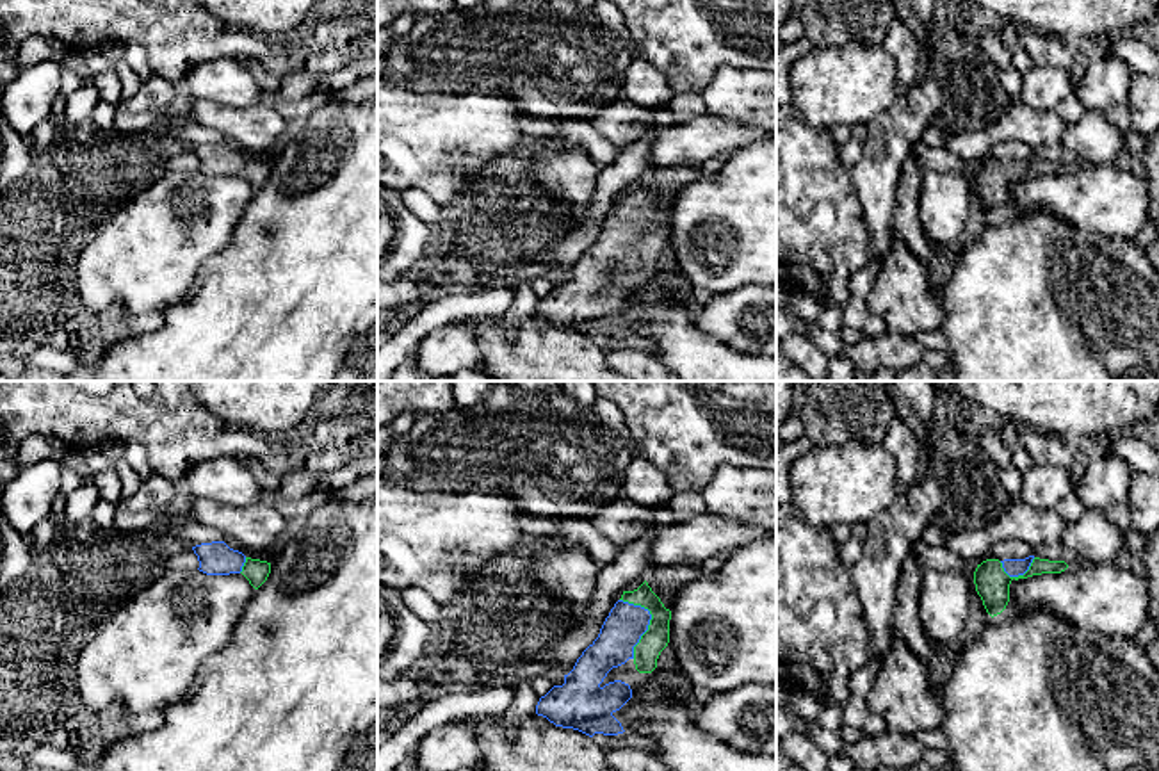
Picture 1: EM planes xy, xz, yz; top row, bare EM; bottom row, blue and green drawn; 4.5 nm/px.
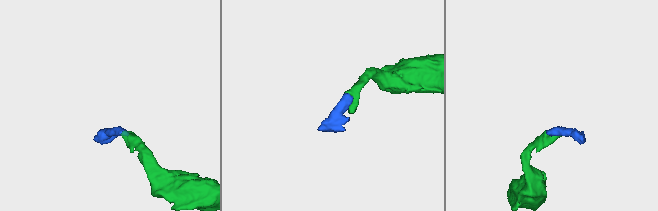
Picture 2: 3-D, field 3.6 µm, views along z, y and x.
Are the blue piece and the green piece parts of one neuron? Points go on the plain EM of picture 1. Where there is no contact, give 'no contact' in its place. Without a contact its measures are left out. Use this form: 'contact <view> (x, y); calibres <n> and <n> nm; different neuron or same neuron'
contact xz (650, 219); calibres 180 and 120 nm; same neuron

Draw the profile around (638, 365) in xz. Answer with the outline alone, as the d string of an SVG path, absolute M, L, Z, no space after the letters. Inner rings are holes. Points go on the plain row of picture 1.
M643 349L605 351L607 365L630 381L668 381L668 367L653 354Z

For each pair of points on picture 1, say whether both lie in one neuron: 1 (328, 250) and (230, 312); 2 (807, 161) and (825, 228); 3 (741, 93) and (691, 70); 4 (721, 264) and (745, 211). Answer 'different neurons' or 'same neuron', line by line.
1: same neuron
2: same neuron
3: different neurons
4: same neuron

